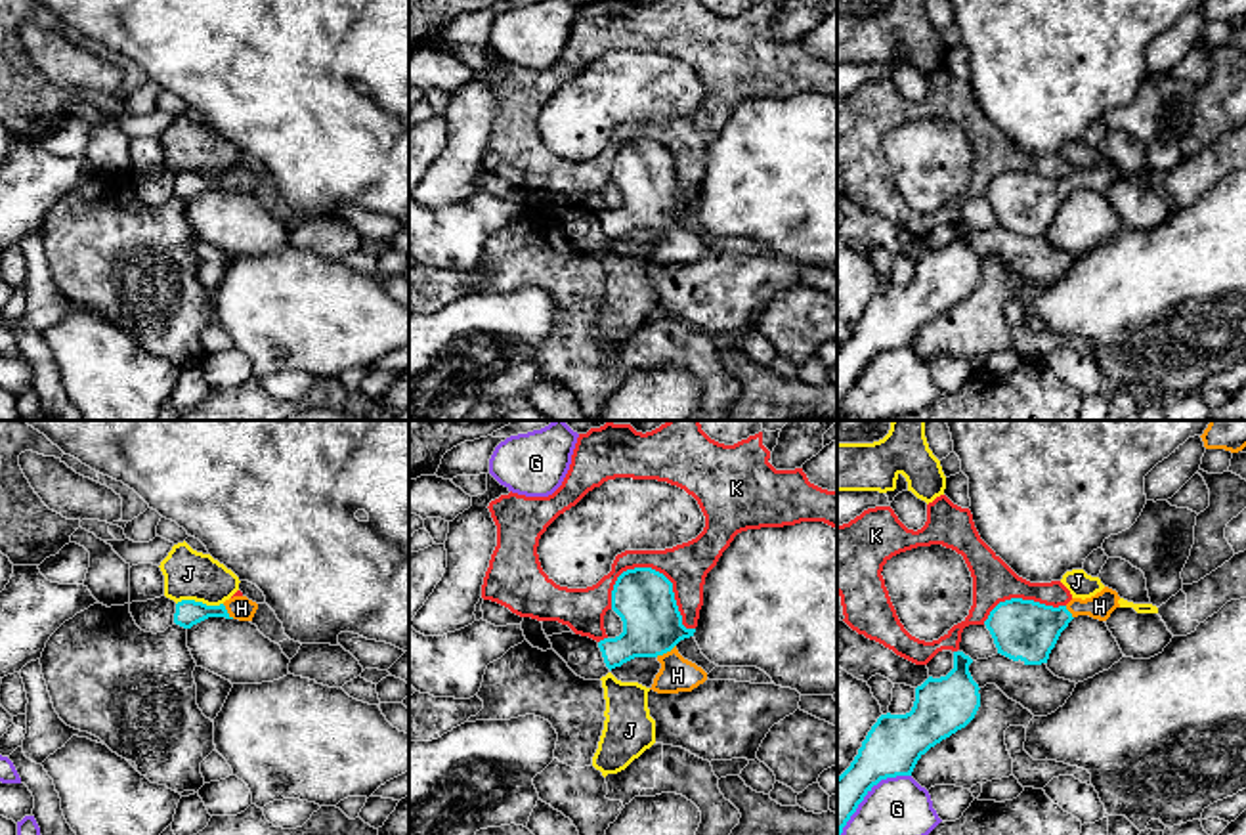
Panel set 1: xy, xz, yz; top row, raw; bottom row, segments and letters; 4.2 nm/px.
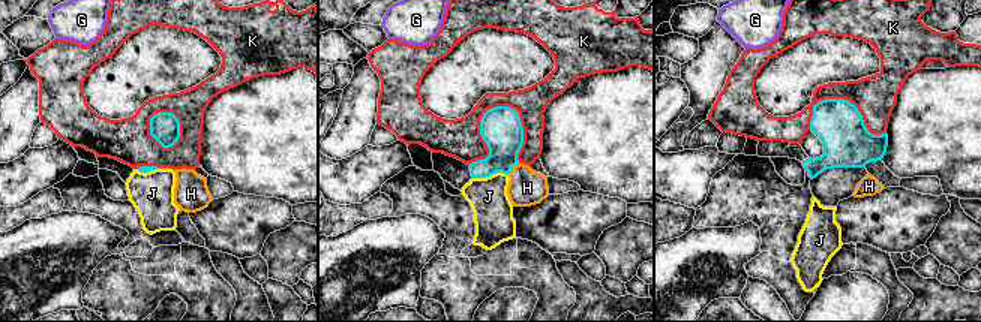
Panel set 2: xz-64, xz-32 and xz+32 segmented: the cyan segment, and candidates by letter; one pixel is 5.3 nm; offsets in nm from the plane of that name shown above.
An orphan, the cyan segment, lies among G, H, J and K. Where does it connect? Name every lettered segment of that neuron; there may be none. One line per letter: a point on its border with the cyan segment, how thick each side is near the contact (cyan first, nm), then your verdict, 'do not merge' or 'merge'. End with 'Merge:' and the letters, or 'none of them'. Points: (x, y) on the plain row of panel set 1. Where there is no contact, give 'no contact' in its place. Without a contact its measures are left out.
G: meets cyan in yz at (866, 365); 240 nm thick on the cyan side, 280 nm on the other; do not merge
H: meets cyan in xz at (665, 224); 260 nm thick on the cyan side, 140 nm on the other; merge
J: meets cyan in xy at (199, 174); 110 nm thick on the cyan side, 200 nm on the other; do not merge
K: meets cyan in xz at (669, 153); 260 nm thick on the cyan side, 190 nm on the other; do not merge
Merge: H

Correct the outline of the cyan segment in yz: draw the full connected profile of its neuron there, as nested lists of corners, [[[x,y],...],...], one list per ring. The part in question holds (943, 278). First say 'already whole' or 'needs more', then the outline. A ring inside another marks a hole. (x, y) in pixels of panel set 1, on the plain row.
already whole | [[[954,224],[954,241],[917,258],[910,285],[877,290],[850,338],[837,350],[837,411],[873,357],[887,350],[912,348],[931,319],[975,290],[980,260],[969,245],[971,235],[969,227]]]

